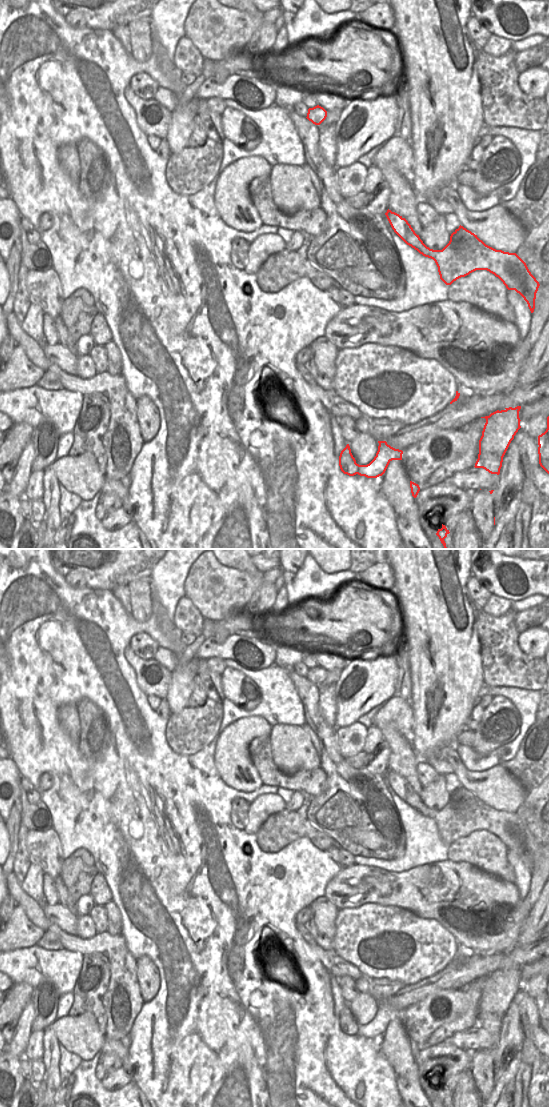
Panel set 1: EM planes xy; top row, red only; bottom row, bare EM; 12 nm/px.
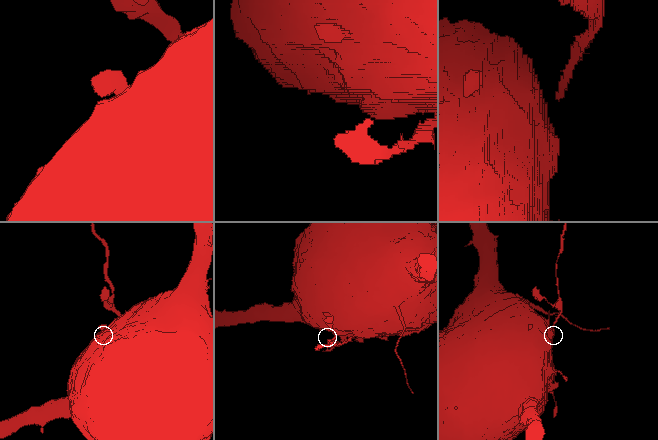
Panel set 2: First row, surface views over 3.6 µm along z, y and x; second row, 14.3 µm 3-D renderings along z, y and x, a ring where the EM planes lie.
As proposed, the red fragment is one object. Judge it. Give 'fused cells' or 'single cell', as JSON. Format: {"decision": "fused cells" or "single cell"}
{"decision": "fused cells"}

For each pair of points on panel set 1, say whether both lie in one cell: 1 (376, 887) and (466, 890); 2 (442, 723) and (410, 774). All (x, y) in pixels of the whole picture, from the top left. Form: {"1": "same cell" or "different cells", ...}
{"1": "same cell", "2": "different cells"}

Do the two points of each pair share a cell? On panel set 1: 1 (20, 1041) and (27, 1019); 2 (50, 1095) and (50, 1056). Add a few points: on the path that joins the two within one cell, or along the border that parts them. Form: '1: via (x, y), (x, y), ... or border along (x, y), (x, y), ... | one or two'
1: via (21, 1036), (24, 1024) | one
2: via (51, 1085), (51, 1066) | one

